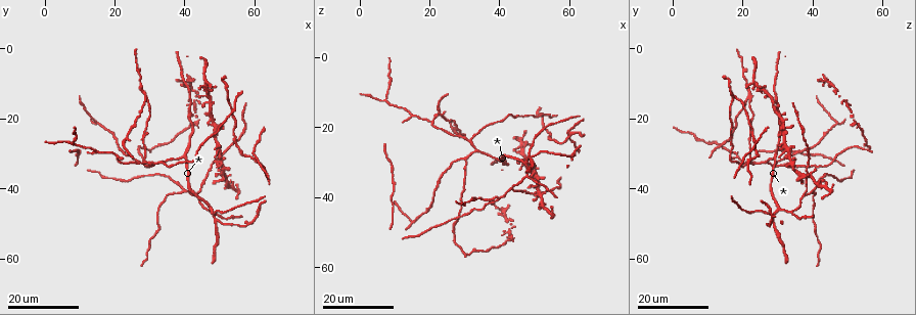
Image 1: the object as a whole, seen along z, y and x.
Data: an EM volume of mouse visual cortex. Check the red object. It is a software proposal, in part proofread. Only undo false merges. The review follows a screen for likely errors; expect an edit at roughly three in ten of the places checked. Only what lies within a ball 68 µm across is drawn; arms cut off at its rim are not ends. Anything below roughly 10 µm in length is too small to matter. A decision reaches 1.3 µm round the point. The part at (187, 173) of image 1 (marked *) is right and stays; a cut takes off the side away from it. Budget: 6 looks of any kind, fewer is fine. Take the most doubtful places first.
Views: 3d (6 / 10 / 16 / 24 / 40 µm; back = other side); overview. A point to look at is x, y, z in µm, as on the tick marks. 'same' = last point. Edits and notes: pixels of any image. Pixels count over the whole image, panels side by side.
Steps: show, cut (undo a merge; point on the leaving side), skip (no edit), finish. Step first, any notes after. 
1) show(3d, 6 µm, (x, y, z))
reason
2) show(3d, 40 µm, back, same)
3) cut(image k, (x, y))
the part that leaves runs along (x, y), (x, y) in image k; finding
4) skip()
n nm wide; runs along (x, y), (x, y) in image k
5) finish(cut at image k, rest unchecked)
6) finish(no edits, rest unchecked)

show(3d, 24 µm, (60.5, 32.0, 21.5))
three arms meet

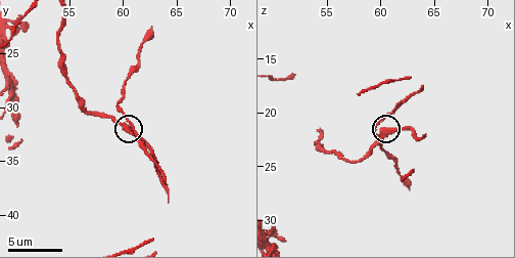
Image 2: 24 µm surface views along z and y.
show(3d, 6 µm, (60.6, 31.8, 21.8))
closer look

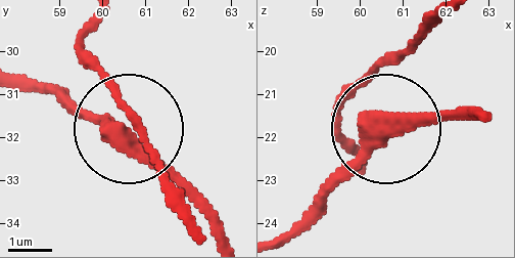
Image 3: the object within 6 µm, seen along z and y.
show(3d, 6 µm, back, same)

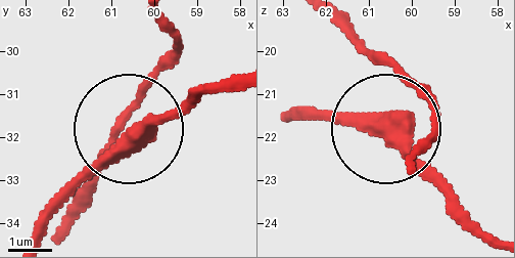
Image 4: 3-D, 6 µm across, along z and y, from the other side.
skip()
320 nm wide; runs along (240, 77), (131, 128), (138, 91) in image 4; one cell here

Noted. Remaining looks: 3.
show(3d, 16 µm, (31.5, 32.5, 24.0))
side arm on a straight run

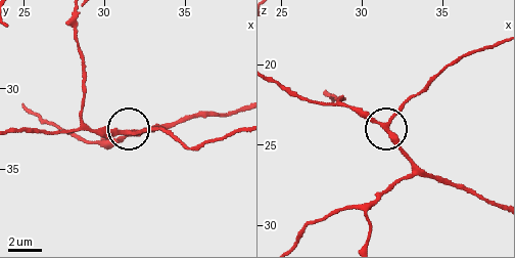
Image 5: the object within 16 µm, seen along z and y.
show(3d, 6 µm, (31.5, 32.7, 23.8))

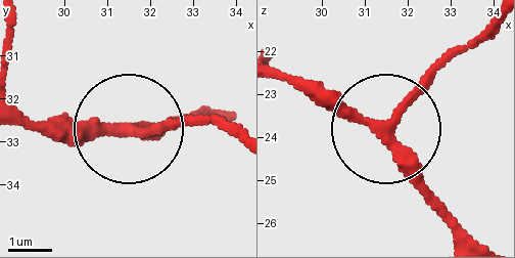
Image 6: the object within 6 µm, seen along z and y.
skip()
side arm 49 µm; 3 arms; one cell here

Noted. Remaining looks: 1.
finish(no edits, rest unchecked)

